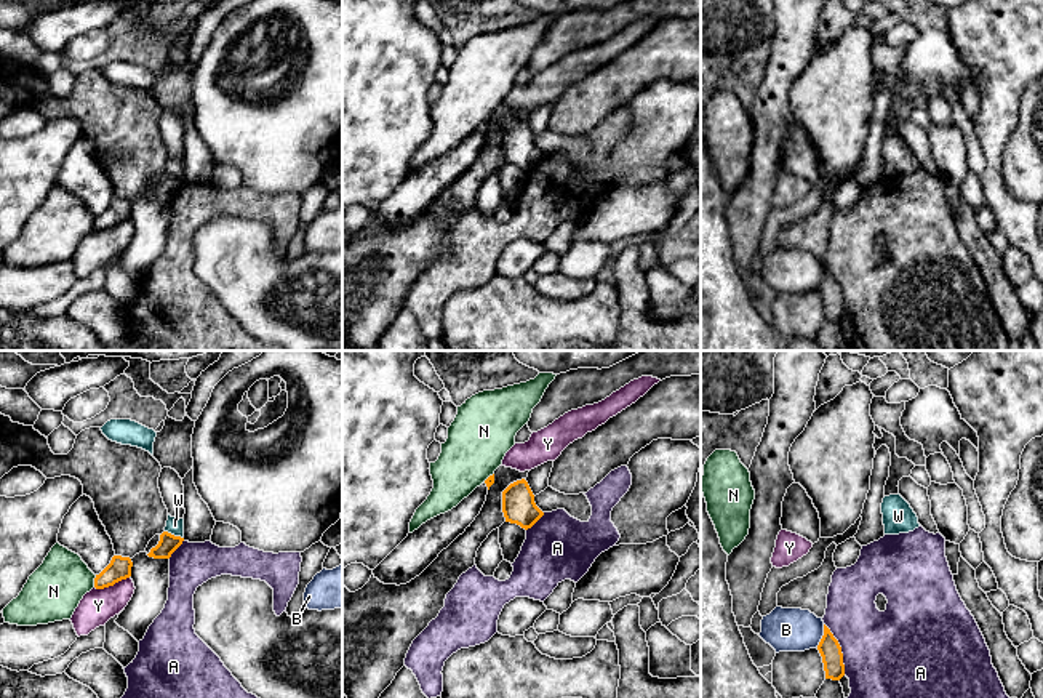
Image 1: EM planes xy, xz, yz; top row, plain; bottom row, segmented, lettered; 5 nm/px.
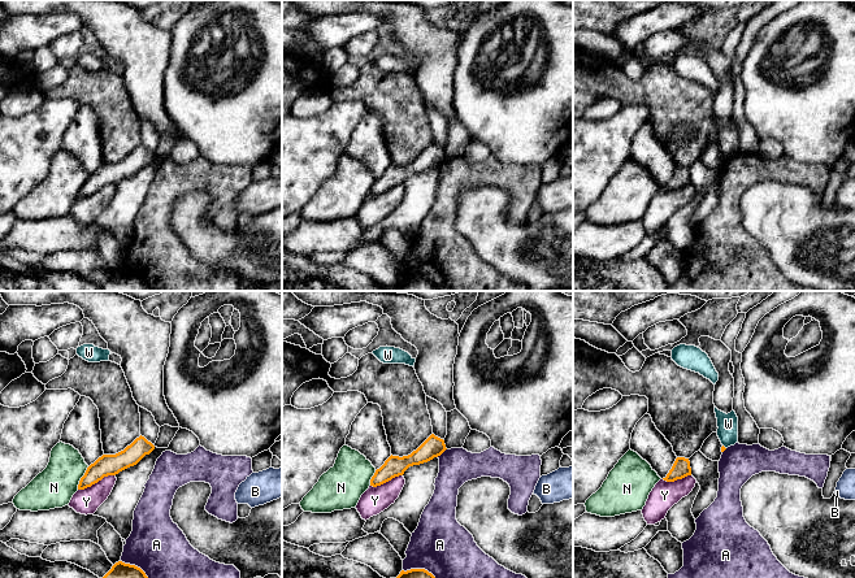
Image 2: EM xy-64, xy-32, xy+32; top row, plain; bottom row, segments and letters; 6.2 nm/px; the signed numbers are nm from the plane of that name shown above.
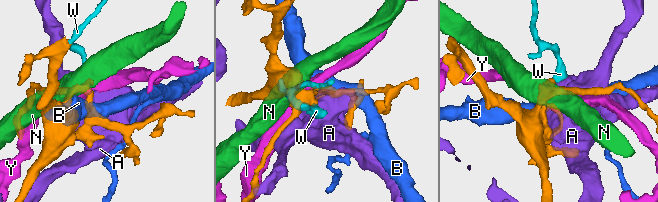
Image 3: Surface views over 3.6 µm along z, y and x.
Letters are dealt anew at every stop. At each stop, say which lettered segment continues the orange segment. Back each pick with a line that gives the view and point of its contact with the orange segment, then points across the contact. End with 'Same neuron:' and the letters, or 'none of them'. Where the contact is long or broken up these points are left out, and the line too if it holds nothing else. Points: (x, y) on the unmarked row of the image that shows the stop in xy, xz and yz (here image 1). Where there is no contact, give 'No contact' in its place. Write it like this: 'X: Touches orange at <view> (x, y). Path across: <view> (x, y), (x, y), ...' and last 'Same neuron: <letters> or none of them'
Same neuron: none of them

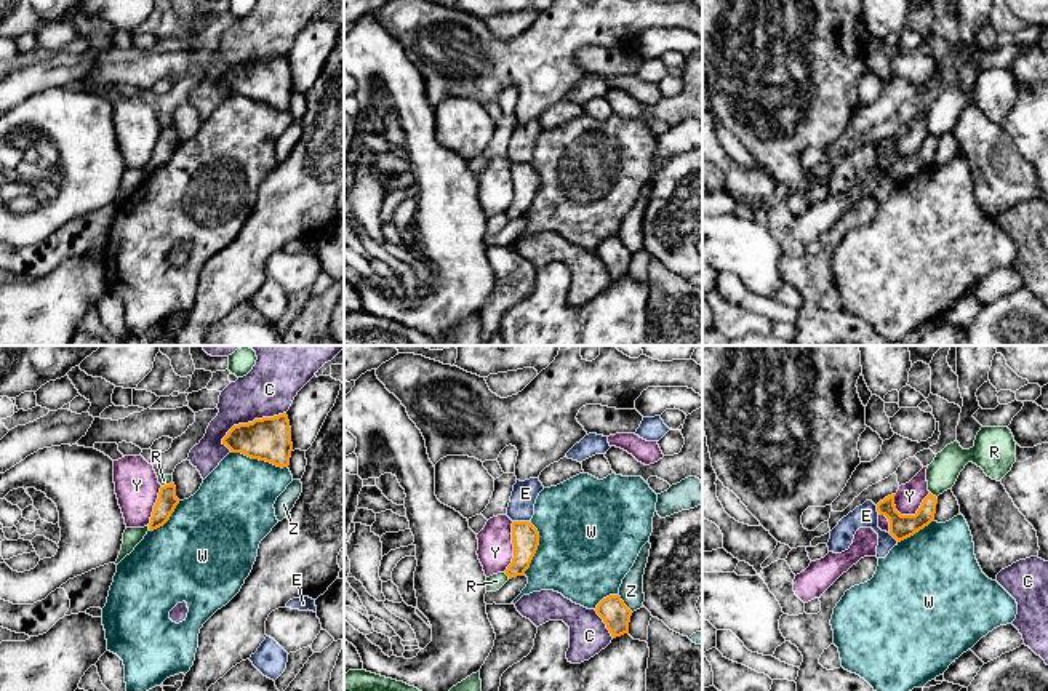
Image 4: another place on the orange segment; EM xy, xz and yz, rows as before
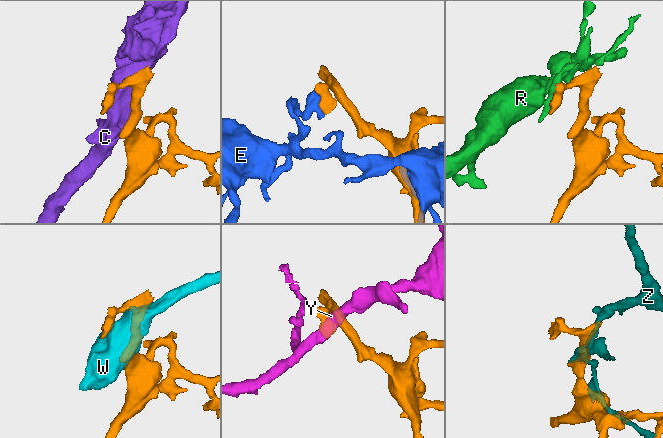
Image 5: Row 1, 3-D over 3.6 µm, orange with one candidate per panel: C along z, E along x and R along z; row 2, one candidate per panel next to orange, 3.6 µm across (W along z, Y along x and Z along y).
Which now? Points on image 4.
Same neuron: none of them

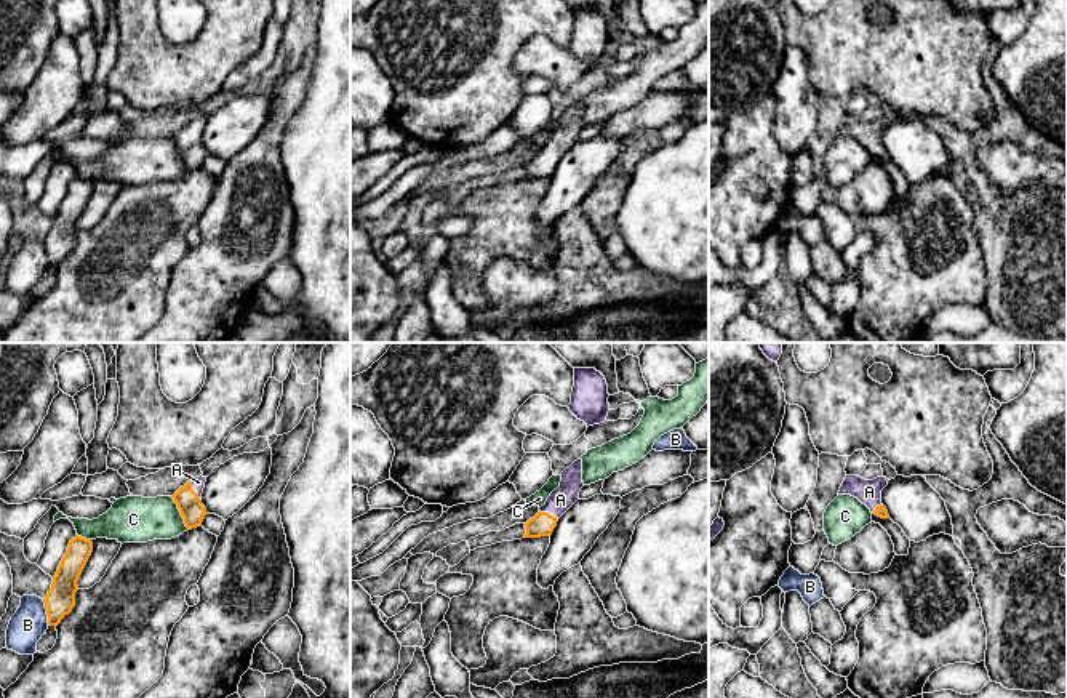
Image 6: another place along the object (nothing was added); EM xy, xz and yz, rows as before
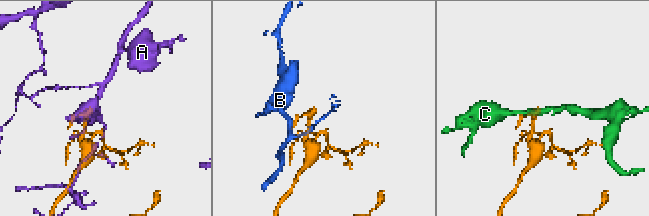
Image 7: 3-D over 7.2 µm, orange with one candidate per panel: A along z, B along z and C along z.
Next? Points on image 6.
A: Touches orange at xy (194, 133). Path across: xy (189, 146), (194, 133), (199, 124)
Same neuron: A

